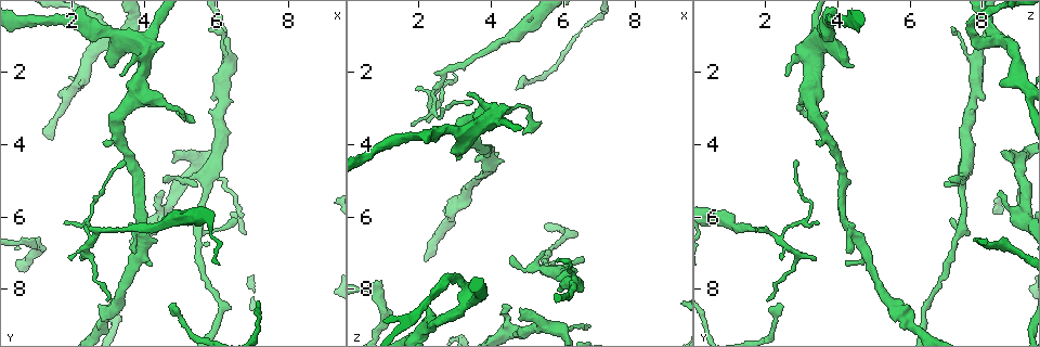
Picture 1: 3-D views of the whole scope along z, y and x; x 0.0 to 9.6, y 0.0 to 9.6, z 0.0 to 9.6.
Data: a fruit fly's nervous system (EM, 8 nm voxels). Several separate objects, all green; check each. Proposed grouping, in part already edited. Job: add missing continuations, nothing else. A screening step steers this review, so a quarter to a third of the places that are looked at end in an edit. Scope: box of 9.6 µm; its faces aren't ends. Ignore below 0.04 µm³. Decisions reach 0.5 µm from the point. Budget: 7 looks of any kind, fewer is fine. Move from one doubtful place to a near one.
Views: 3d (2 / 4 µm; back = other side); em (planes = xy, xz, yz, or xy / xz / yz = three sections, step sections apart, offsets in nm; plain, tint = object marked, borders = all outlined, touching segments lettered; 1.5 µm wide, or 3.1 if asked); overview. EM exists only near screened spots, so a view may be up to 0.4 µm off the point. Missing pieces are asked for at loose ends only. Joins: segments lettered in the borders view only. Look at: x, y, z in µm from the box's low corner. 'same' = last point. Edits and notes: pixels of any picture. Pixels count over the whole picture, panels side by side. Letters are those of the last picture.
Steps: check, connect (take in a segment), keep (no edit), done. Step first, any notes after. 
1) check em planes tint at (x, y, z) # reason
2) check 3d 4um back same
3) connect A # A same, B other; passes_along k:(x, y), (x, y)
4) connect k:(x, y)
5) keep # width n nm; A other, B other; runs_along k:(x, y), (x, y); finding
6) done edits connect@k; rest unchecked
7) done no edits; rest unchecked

check em planes borders at (4.95, 3.15, 3.75) # branch stops here

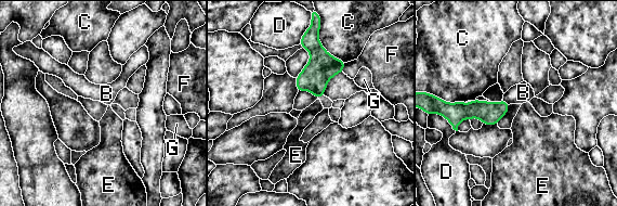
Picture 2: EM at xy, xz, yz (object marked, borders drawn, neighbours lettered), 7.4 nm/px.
keep # width 70 nm; B other, C other, D other, E other, F other, G other; border 2:(503, 99), (509, 104); none of them fits

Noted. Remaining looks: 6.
check em planes plain at (4.55, 4.95, 7.10) # branch stops here

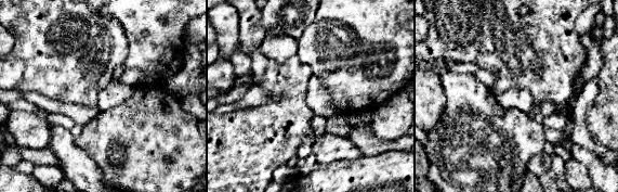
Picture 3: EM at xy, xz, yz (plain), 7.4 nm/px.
check em planes borders same

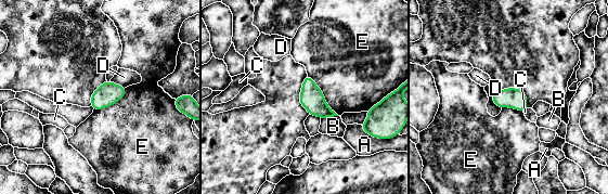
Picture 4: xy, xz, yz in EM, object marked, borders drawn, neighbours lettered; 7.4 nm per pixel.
keep # A other, B other, C other, D other, E other; border 4:(308, 74), (338, 115); no lettered segment goes on from it

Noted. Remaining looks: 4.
check em yz step 4 borders at (5.90, 0.80, 7.25)

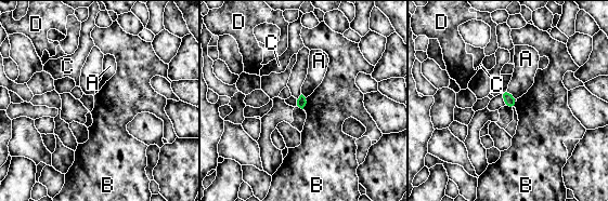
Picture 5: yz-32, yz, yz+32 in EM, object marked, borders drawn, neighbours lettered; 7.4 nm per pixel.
check em planes borders same # another direction

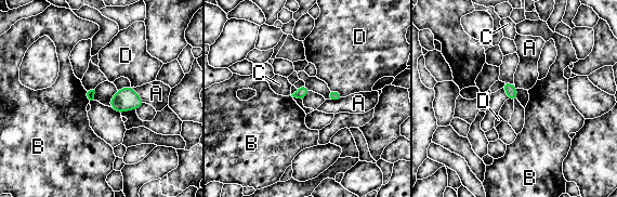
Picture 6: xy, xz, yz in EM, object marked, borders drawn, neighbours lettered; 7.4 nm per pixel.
keep # width 80 nm; A other, B other, C other, D other; no lettered segment goes on from it

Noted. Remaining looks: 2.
done no edits; rest unchecked

